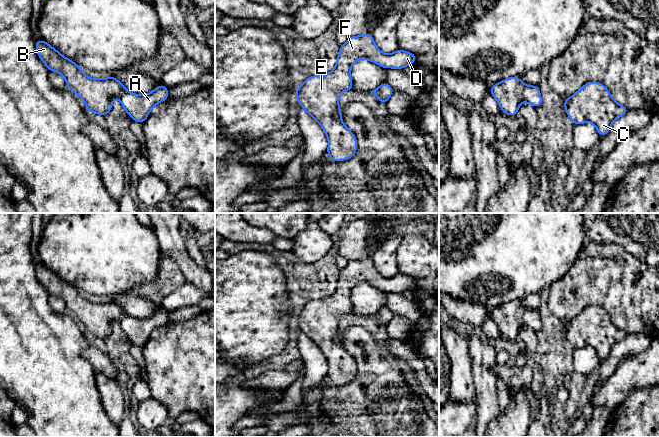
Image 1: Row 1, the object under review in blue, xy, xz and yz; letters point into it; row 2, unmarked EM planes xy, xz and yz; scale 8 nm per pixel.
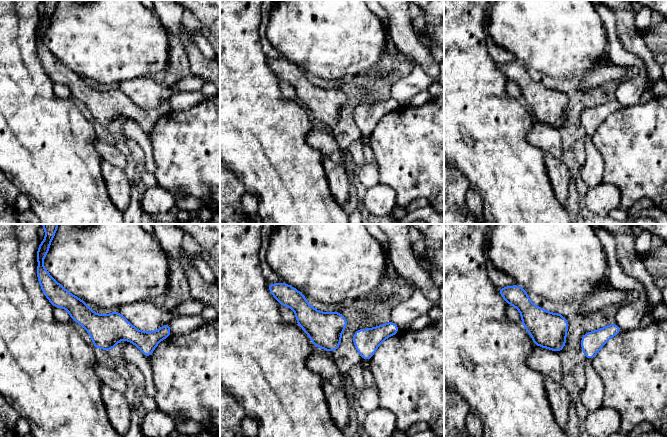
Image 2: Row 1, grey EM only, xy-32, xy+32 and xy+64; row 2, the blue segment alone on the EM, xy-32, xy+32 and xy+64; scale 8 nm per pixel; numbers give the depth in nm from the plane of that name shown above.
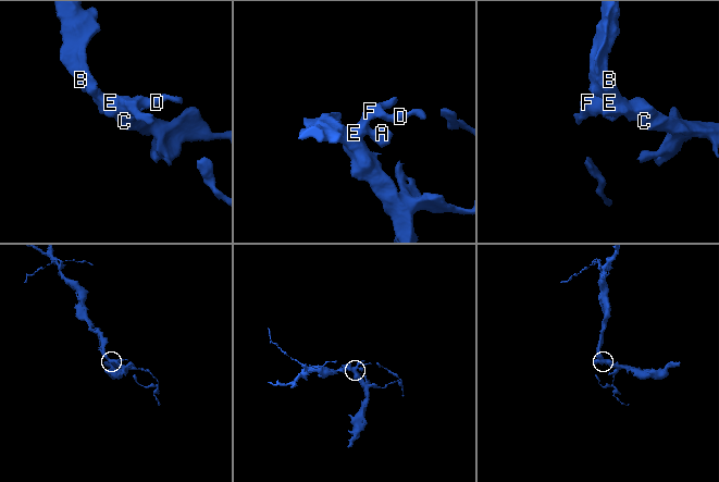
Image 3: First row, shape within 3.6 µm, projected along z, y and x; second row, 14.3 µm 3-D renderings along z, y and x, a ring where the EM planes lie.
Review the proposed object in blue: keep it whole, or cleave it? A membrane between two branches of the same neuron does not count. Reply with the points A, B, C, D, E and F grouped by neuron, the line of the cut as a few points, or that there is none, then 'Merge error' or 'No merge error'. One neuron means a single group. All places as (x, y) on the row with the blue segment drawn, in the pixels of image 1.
Groups: A B C D E F. No split. No merge error

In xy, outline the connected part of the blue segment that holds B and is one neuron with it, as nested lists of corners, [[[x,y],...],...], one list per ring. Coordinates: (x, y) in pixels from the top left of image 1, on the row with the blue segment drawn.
[[[36,40],[35,46],[39,58],[48,70],[58,72],[65,78],[67,88],[84,100],[88,112],[105,116],[111,111],[113,100],[119,98],[126,113],[142,124],[156,104],[169,98],[168,88],[164,85],[157,86],[149,94],[133,94],[111,75],[105,79],[86,76],[79,65],[64,57],[44,40]]]

